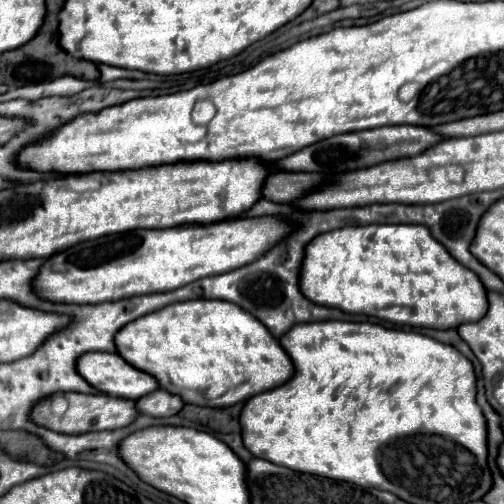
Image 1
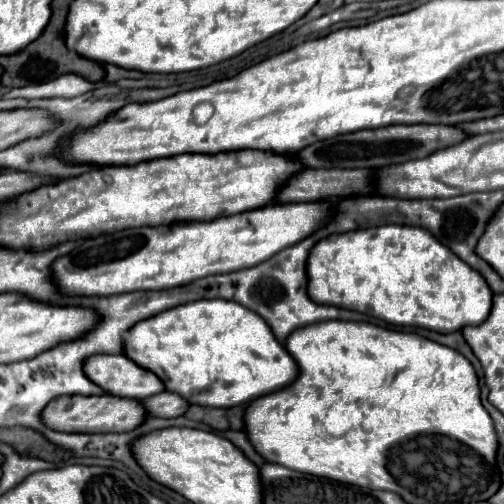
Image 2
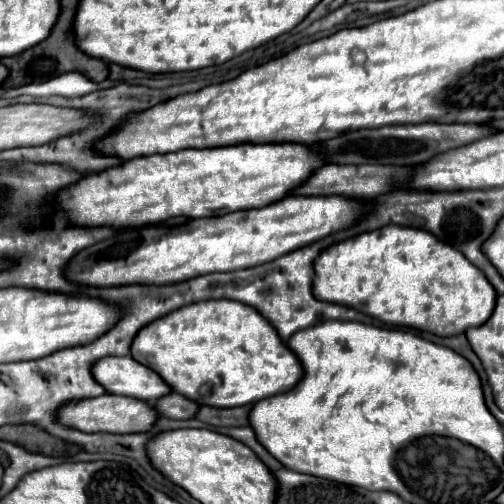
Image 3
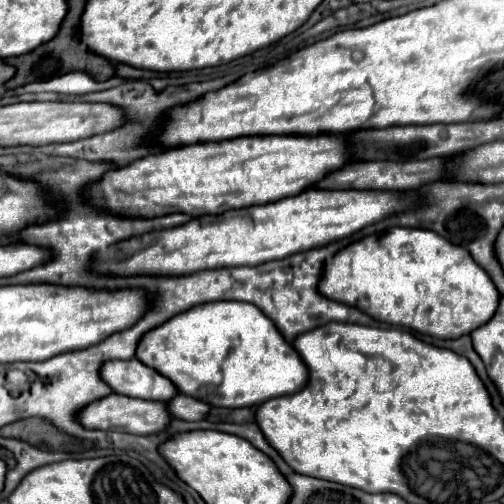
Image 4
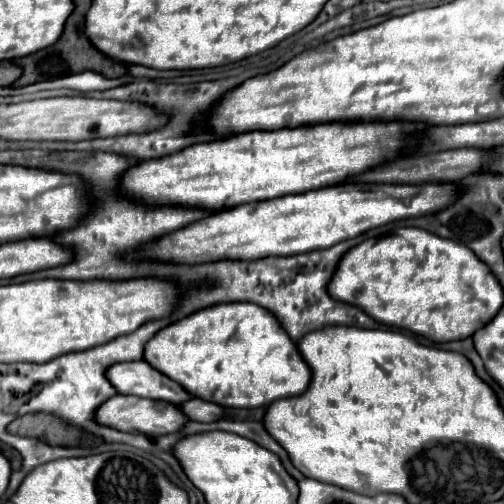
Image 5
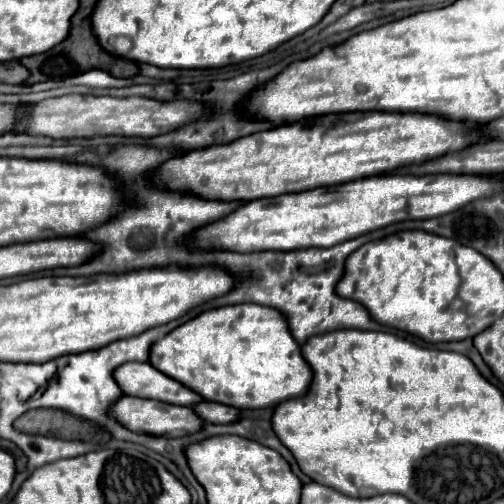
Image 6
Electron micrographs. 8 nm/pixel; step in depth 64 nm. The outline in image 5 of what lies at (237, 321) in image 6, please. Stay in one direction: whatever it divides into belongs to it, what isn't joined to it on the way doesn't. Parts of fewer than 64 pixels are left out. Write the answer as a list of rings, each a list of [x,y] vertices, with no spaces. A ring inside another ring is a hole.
[[[252,302],[216,304],[198,310],[178,322],[172,322],[146,342],[144,360],[158,372],[178,382],[188,394],[224,408],[258,408],[268,406],[270,402],[280,398],[298,396],[308,388],[312,376],[294,342],[284,336],[284,328],[280,328],[280,322],[270,312],[264,312],[264,308]]]

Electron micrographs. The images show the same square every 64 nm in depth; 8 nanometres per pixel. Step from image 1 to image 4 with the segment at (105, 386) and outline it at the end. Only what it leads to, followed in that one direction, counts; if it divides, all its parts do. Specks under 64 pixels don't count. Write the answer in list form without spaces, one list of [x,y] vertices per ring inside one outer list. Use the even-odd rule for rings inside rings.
[[[108,360],[100,368],[100,378],[116,394],[178,394],[176,386],[140,360]]]

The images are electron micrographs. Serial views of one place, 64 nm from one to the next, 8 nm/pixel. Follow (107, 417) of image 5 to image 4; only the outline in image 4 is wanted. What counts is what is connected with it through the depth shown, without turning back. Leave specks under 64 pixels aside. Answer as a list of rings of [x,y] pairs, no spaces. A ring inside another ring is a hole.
[[[108,394],[100,400],[90,402],[86,408],[78,412],[78,422],[90,430],[116,430],[116,432],[130,432],[130,434],[154,434],[168,426],[170,416],[164,402],[150,402],[120,394]]]

